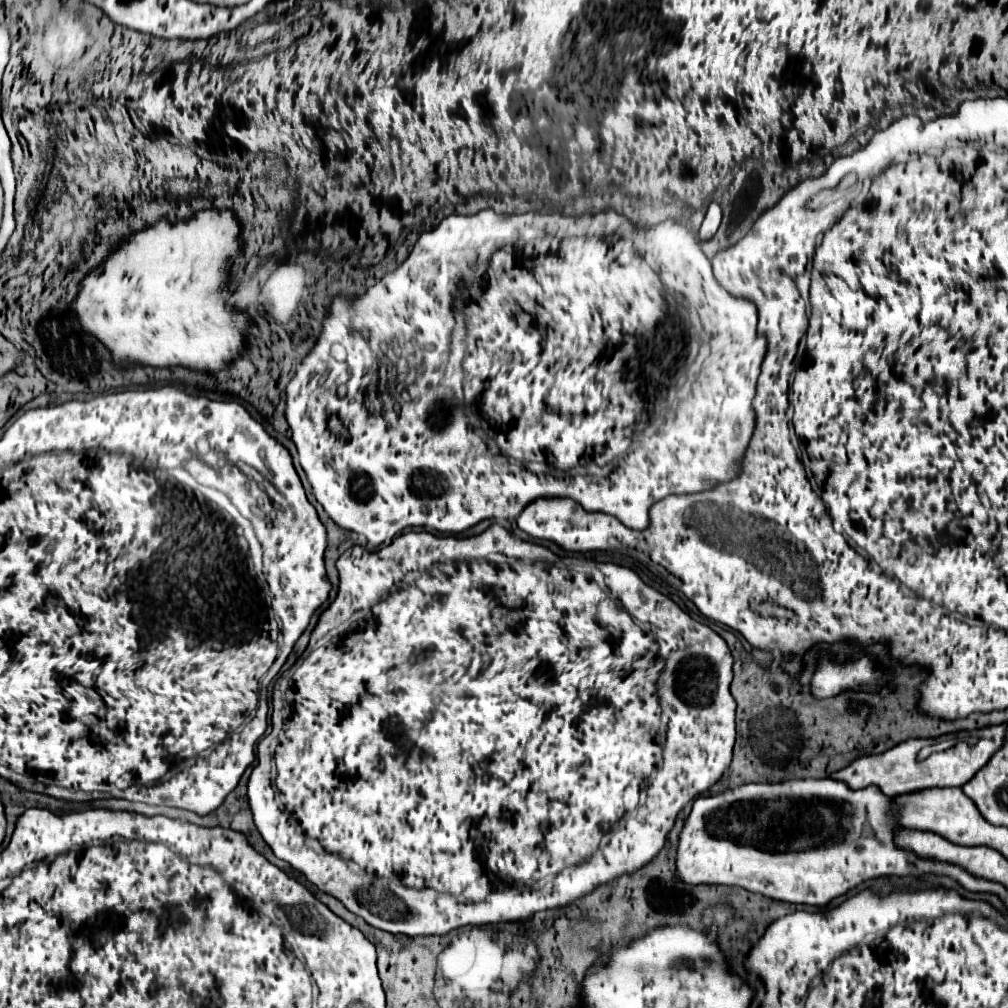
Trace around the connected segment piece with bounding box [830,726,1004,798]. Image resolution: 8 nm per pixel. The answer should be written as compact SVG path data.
M990 726L988 730L960 732L960 734L952 734L946 738L962 738L962 736L976 736L978 744L974 748L968 748L966 744L958 744L946 752L932 754L926 762L916 762L920 748L932 744L932 740L920 740L920 738L918 740L906 740L884 754L858 758L856 762L846 766L844 770L830 774L830 778L844 782L850 790L878 786L880 792L890 796L890 798L896 798L896 796L908 794L908 792L916 792L916 790L924 790L924 788L934 788L934 786L936 788L960 788L966 782L970 782L976 776L976 772L988 762L988 758L992 758L992 754L1000 748L1000 742L1004 740L1004 726Z

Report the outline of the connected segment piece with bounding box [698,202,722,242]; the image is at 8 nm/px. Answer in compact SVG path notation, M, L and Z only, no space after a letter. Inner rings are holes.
M712 202L712 204L708 206L708 212L706 212L706 218L704 218L704 222L702 222L702 228L700 228L698 238L700 238L702 242L710 240L710 238L716 234L718 226L720 226L720 220L722 220L722 208L720 208L716 202Z

